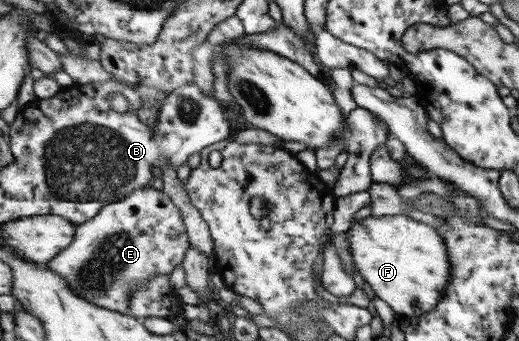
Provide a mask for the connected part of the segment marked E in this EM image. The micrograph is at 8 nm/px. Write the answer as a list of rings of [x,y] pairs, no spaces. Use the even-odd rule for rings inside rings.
[[[150,186],[134,190],[120,202],[104,207],[100,214],[90,221],[77,225],[76,237],[72,244],[54,257],[49,262],[48,268],[66,278],[68,286],[76,294],[80,294],[80,298],[96,306],[130,315],[132,292],[160,274],[172,274],[183,264],[190,244],[180,207],[164,190]]]

